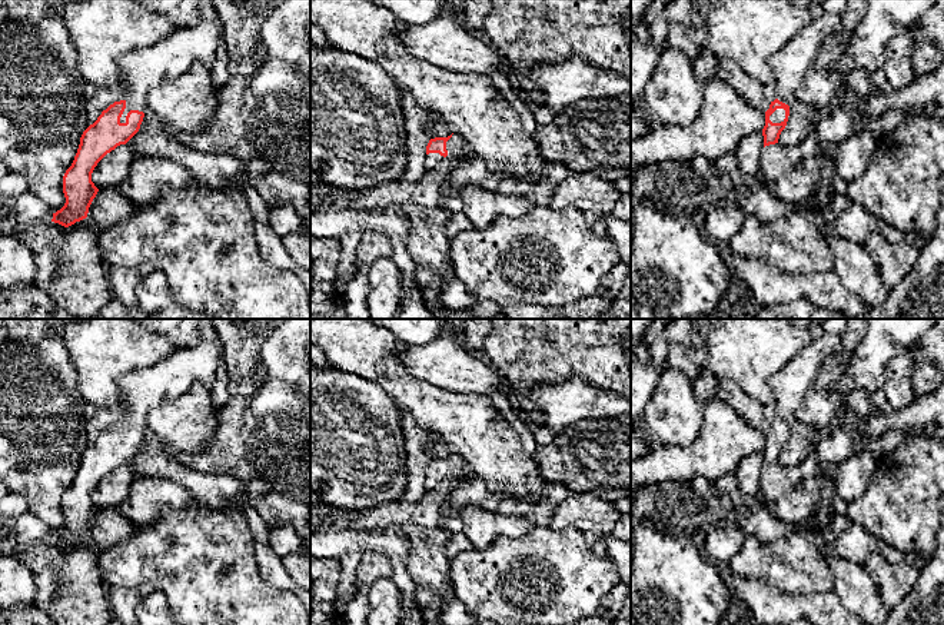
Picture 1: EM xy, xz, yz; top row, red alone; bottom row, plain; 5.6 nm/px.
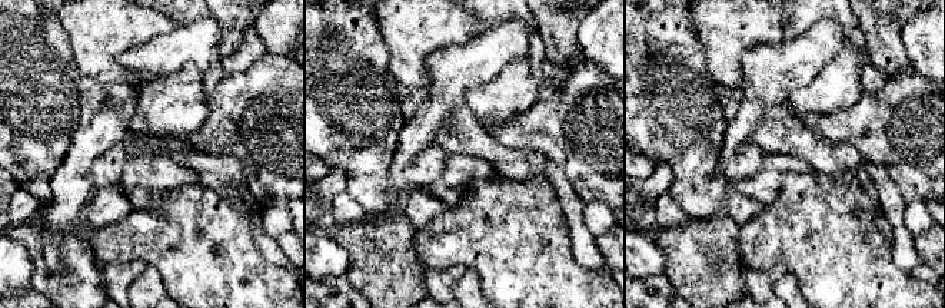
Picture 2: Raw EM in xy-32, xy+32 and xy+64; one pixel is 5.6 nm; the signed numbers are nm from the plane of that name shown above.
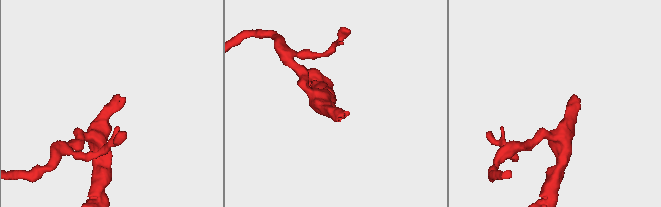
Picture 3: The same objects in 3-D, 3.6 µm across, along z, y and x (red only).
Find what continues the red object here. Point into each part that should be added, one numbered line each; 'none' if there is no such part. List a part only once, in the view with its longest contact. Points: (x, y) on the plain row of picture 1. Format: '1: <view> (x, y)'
1: xy (143, 389)

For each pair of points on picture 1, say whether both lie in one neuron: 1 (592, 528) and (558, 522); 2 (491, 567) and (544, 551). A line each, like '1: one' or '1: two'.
1: one
2: one

